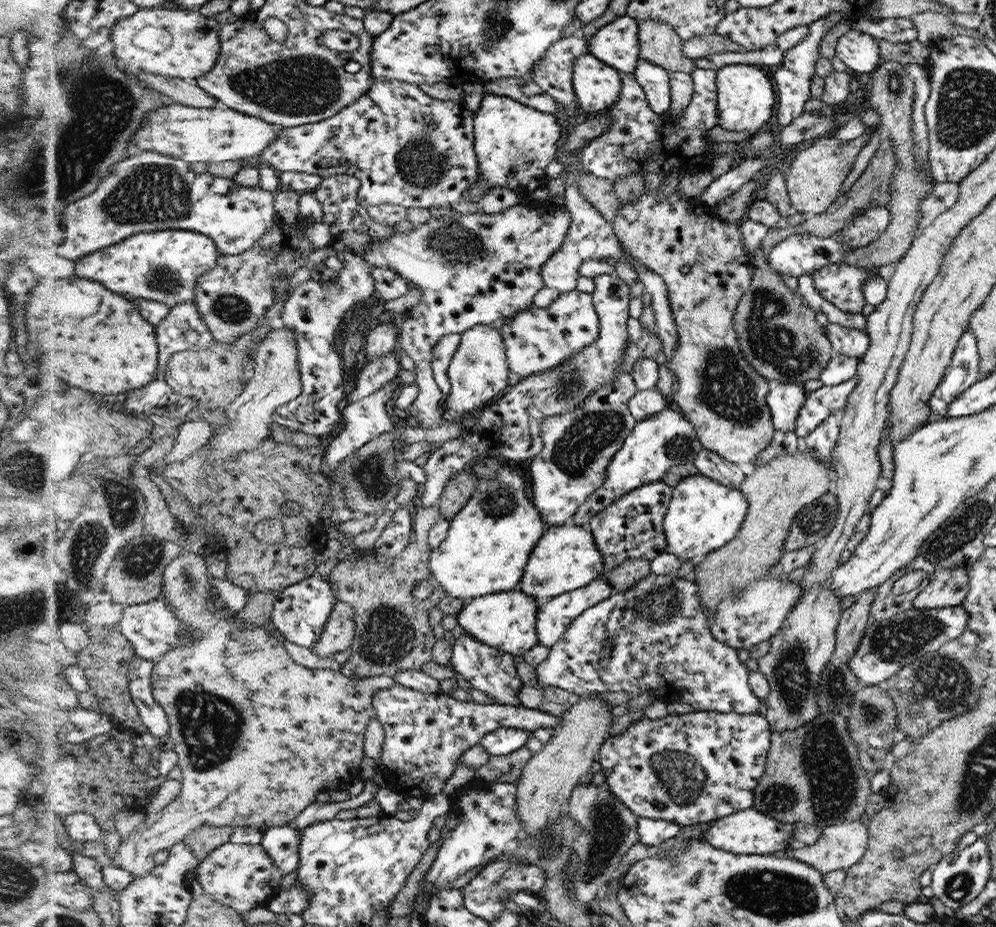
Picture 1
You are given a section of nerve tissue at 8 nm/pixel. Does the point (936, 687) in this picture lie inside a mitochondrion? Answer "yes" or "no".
yes

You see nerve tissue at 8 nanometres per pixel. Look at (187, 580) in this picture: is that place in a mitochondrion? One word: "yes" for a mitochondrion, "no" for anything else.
yes

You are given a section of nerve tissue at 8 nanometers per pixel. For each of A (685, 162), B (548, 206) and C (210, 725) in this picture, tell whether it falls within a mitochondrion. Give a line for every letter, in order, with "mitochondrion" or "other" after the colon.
A: other
B: other
C: mitochondrion

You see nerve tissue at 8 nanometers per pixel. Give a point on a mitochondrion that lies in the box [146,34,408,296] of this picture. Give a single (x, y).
(303, 84)

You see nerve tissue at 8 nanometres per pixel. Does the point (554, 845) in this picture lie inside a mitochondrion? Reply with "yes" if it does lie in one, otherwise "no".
yes

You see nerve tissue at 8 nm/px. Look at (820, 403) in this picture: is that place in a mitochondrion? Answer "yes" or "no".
no

